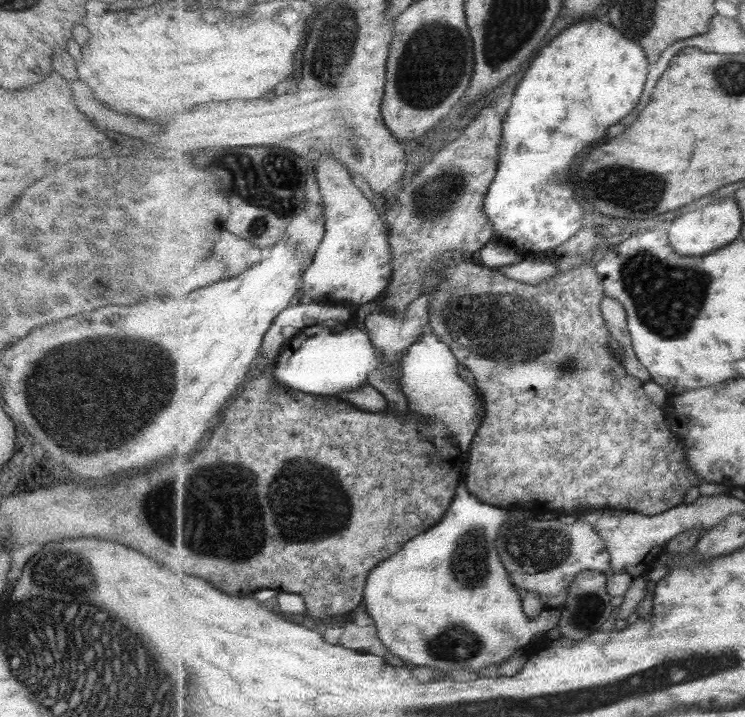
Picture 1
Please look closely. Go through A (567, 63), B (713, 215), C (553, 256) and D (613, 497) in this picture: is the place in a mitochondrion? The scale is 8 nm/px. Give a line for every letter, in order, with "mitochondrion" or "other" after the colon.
A: other
B: other
C: other
D: other

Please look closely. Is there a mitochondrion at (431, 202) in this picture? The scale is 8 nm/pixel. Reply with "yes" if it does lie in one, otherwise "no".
yes

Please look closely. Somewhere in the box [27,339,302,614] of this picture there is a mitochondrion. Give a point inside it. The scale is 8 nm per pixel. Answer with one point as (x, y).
(191, 530)

